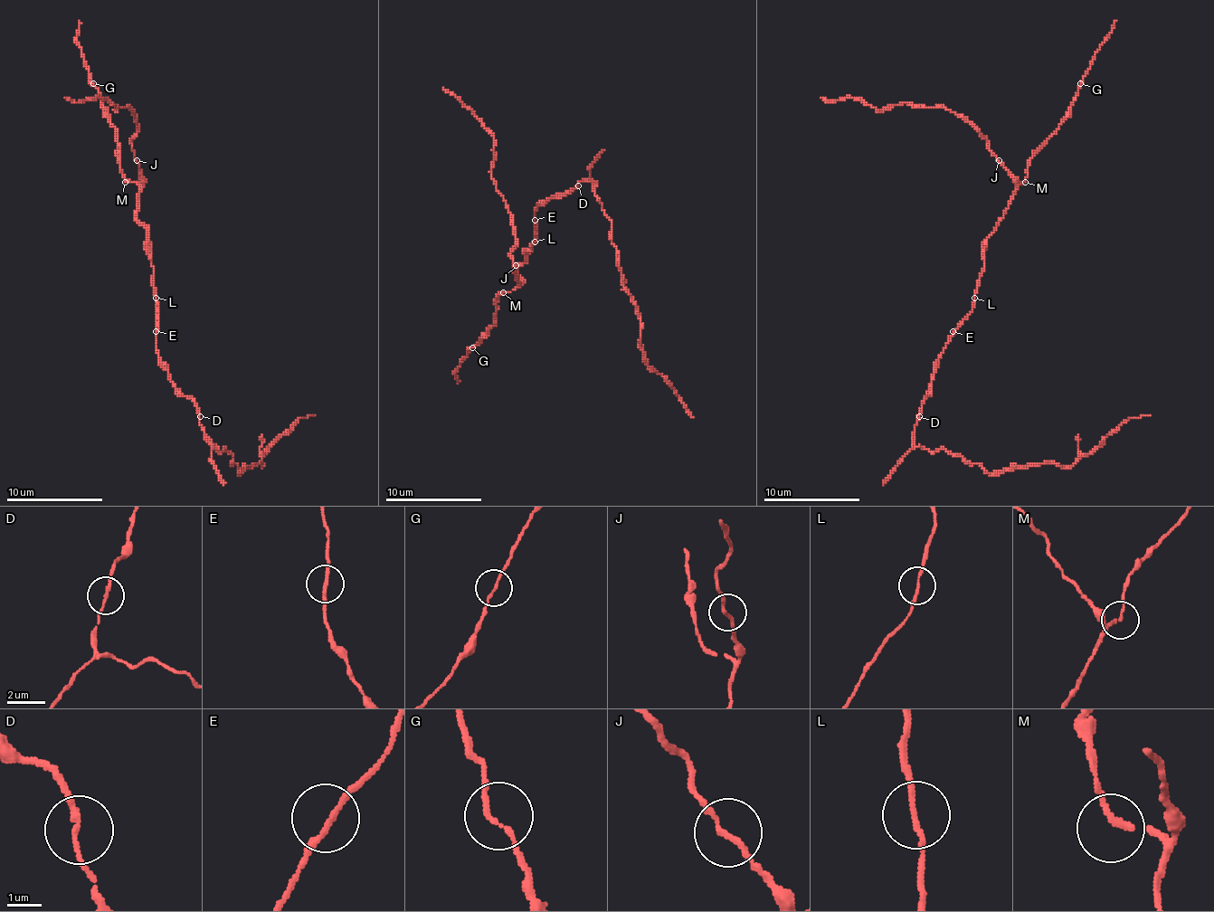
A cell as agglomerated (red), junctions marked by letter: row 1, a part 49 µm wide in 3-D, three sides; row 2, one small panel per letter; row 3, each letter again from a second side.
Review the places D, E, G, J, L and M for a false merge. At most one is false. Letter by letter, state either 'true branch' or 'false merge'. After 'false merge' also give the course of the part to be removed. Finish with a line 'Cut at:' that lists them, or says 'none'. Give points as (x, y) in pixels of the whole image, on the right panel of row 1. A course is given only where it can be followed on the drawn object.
D: true branch
E: true branch
G: true branch
J: true branch
L: true branch
M: true branch
Cut at: none

